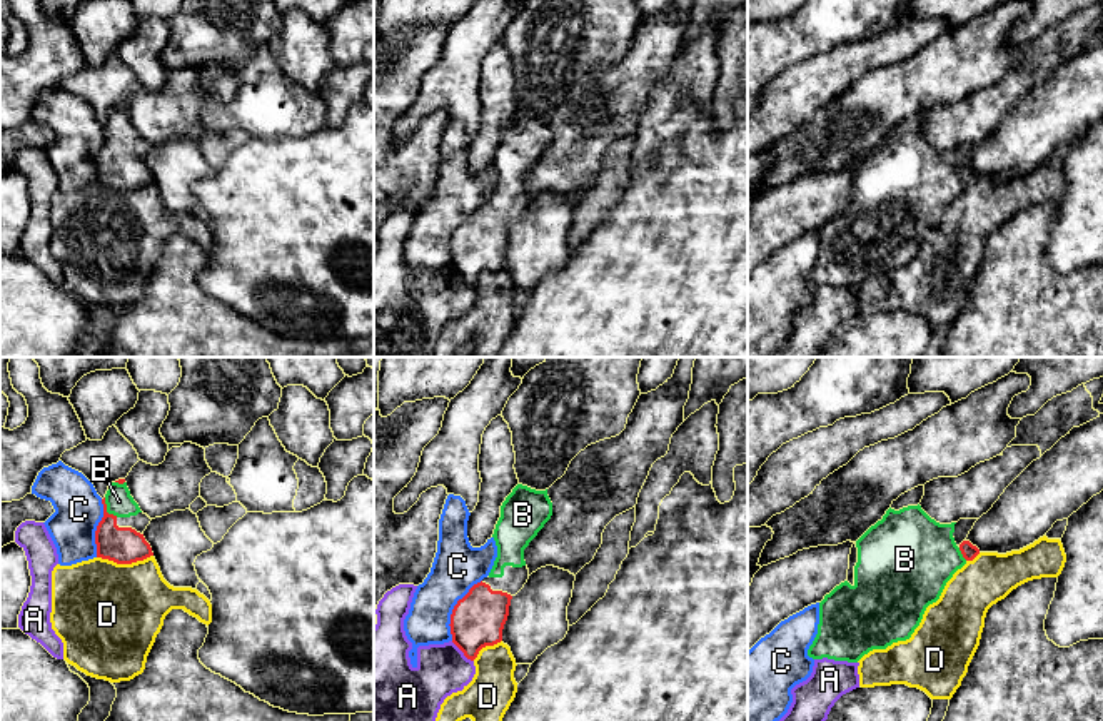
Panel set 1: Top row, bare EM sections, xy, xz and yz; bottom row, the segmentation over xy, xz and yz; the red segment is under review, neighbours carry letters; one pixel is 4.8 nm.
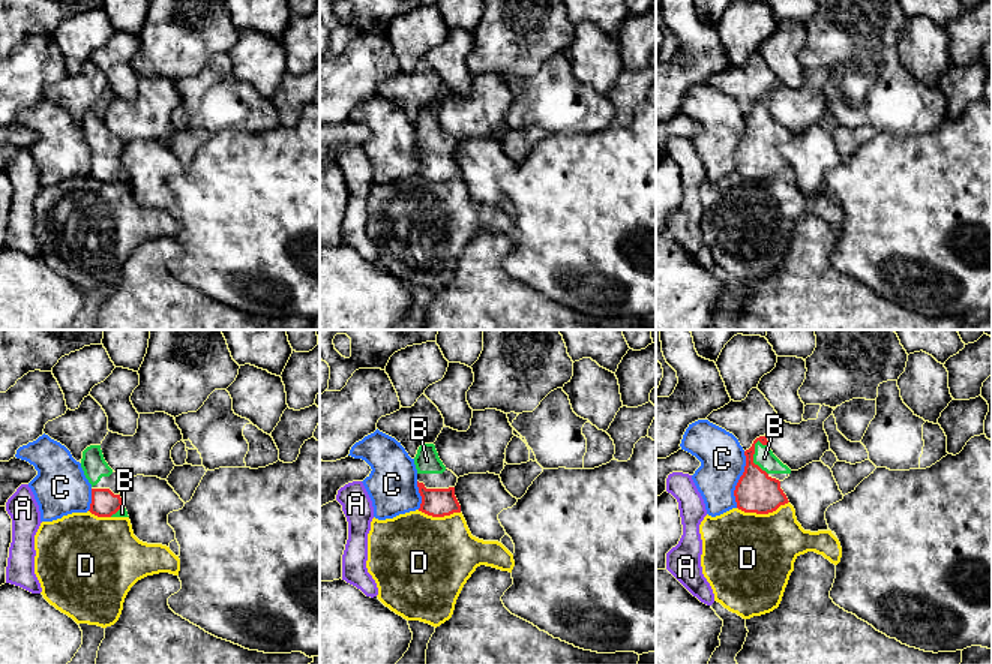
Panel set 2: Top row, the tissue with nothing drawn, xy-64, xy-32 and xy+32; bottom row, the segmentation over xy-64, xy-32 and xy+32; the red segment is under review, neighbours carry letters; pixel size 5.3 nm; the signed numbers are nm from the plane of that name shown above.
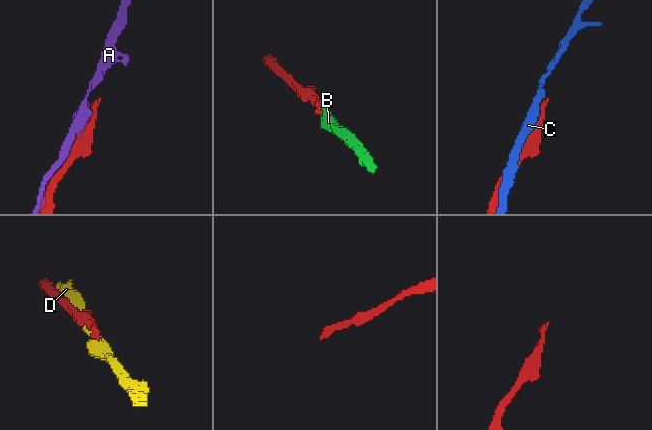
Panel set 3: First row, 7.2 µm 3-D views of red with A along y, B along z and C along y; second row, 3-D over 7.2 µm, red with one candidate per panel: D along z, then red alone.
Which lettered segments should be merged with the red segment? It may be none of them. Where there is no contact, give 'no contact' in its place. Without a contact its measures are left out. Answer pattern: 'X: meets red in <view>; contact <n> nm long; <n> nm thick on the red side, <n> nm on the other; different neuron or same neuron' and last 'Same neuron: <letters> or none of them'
A: meets red in xz; contact 150 nm long; 260 nm thick on the red side, 240 nm on the other; different neuron
B: meets red in xy; contact 120 nm long; 180 nm thick on the red side, 130 nm on the other; same neuron
C: meets red in xz; contact 320 nm long; 260 nm thick on the red side, 240 nm on the other; different neuron
D: meets red in xy; contact 280 nm long; 180 nm thick on the red side, 480 nm on the other; different neuron
Same neuron: B

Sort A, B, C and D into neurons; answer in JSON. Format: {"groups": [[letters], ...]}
{"groups": [["A"], ["B"], ["C"], ["D"]]}

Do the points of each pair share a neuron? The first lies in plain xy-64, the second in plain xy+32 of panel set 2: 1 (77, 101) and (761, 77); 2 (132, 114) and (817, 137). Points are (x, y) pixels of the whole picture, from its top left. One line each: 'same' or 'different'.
1: same
2: different

